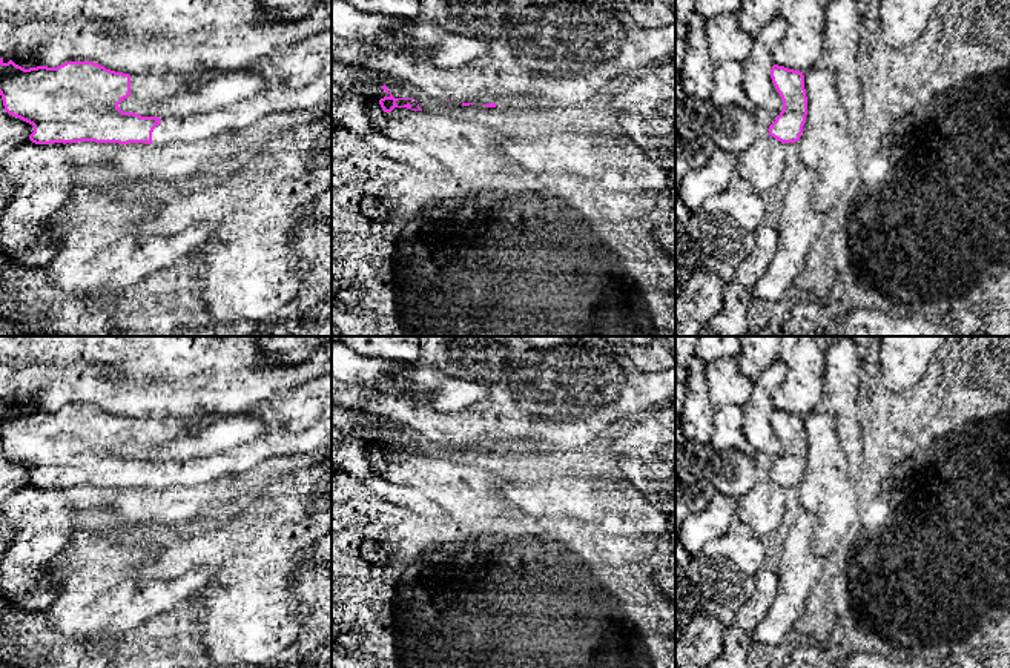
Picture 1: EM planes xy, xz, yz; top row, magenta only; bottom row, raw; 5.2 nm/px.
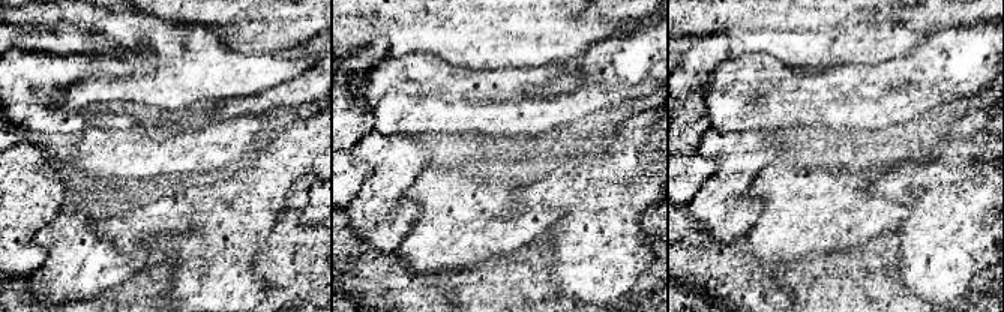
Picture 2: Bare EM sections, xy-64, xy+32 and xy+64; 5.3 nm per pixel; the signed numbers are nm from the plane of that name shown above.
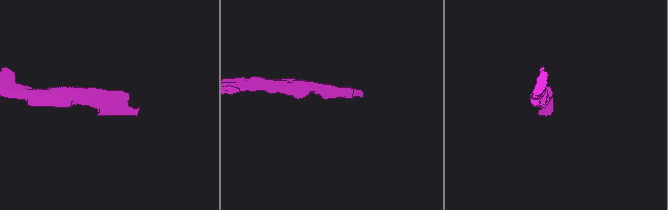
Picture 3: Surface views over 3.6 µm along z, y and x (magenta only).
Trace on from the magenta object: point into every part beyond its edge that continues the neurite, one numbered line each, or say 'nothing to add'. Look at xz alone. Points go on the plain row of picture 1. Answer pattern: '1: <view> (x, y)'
1: xz (522, 447)

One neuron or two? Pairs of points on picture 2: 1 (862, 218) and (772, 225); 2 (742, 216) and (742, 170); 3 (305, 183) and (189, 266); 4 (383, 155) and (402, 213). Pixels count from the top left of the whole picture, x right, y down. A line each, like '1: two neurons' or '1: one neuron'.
1: one neuron
2: one neuron
3: two neurons
4: one neuron

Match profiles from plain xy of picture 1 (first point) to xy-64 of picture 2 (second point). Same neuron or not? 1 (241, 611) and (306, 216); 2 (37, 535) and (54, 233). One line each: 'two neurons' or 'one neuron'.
1: two neurons
2: two neurons

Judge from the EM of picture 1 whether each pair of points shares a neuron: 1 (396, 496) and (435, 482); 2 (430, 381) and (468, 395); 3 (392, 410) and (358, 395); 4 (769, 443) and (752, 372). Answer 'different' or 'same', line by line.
1: different
2: same
3: same
4: different

